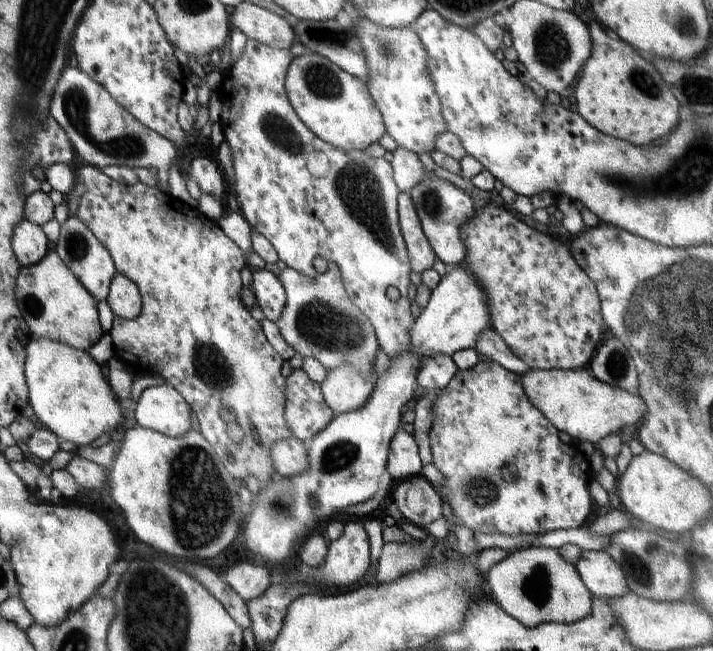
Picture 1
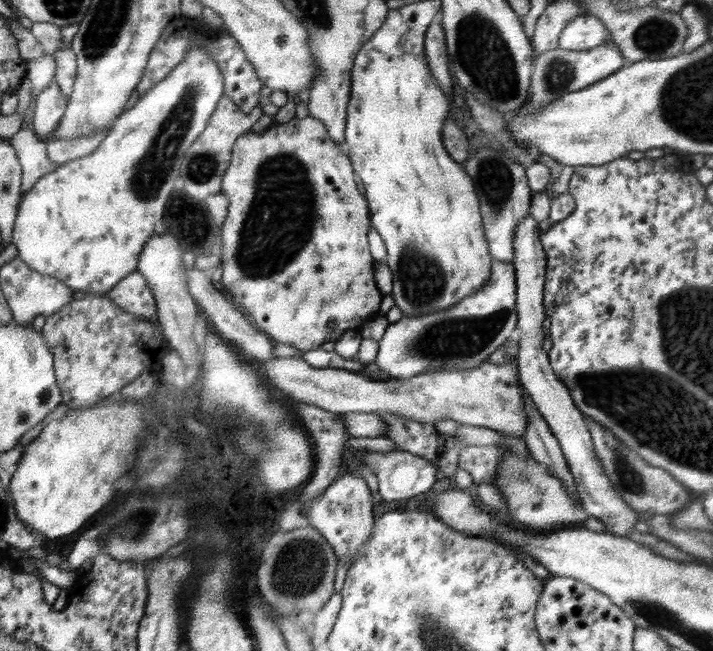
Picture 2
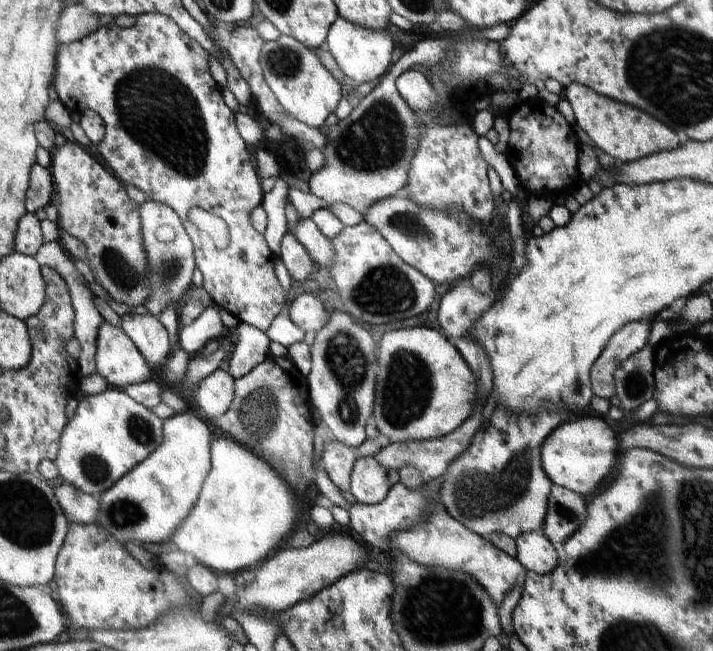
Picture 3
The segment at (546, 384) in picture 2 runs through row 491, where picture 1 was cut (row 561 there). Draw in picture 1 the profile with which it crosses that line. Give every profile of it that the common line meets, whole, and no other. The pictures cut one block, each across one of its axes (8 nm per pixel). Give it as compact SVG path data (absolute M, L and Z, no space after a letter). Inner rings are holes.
M582 550L575 567L594 597L612 600L629 591L622 568L608 552Z

